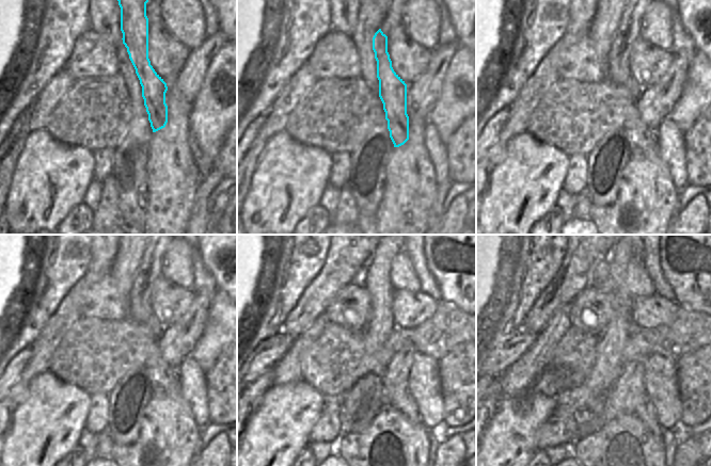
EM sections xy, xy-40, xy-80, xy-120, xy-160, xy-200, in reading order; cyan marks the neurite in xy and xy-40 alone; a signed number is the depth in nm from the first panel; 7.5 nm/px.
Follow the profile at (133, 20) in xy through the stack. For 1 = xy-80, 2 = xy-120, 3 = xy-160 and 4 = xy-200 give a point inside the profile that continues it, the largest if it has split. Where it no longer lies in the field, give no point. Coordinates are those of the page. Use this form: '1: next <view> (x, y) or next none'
1: next xy-80 (642, 138)
2: next xy-120 (162, 378)
3: next xy-160 (401, 400)
4: next xy-200 (646, 412)

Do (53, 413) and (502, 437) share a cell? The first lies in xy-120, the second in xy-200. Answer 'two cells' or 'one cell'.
one cell

